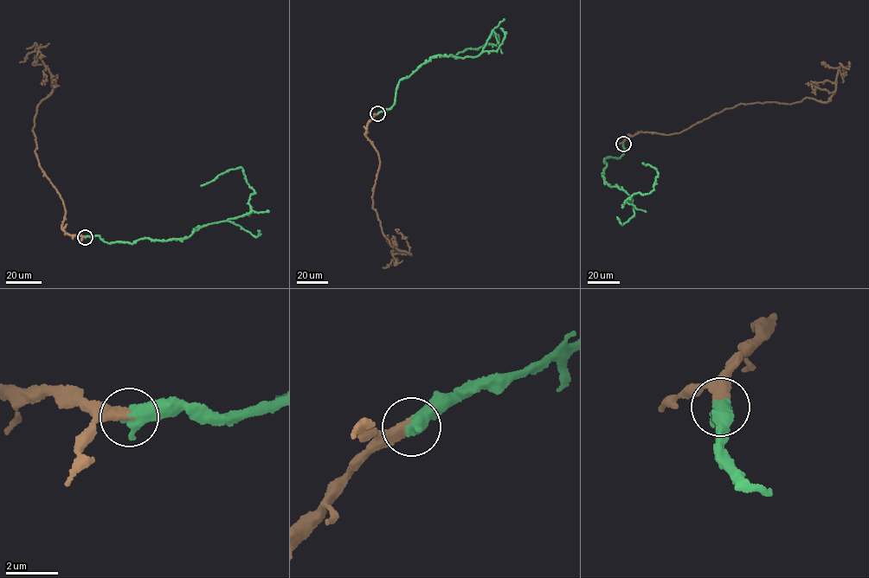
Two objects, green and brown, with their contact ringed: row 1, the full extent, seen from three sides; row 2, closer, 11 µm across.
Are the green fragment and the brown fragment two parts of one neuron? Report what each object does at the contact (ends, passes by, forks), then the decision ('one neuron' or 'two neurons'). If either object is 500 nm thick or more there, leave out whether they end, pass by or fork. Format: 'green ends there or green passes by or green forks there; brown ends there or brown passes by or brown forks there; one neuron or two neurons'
one neuron

